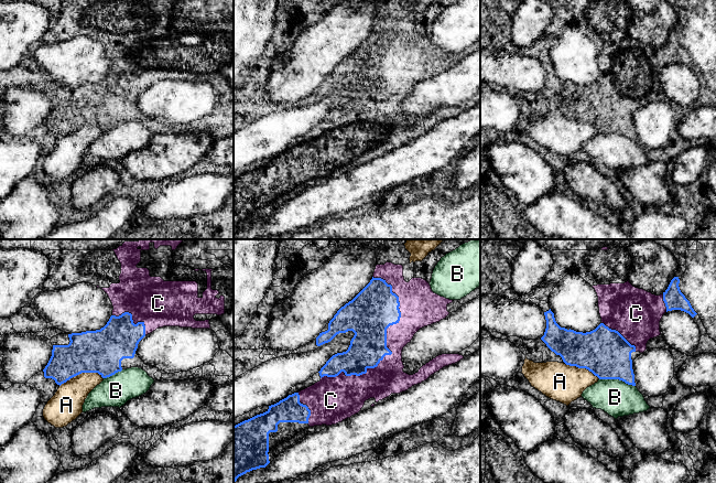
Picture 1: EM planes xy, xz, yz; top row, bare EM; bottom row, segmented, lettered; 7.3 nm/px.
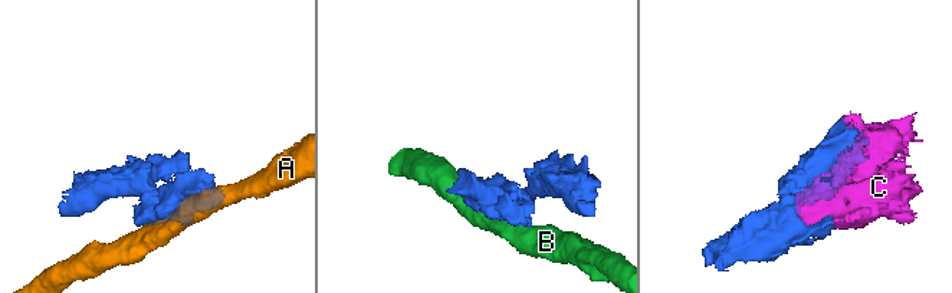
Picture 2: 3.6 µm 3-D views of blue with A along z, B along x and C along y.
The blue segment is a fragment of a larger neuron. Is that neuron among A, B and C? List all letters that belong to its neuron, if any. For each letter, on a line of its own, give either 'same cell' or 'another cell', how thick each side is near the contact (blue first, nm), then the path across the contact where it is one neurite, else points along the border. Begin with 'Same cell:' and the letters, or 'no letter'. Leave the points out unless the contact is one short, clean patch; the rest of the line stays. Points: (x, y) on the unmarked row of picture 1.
Same cell: C
A: another cell; 320 nm thick on the blue side, 220 nm on the other
B: another cell; 360 nm thick on the blue side, 260 nm on the other
C: same cell; 260 nm thick on the blue side, 240 nm on the other

